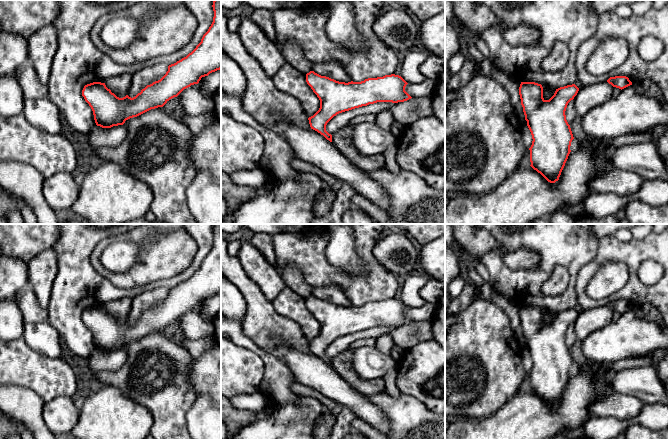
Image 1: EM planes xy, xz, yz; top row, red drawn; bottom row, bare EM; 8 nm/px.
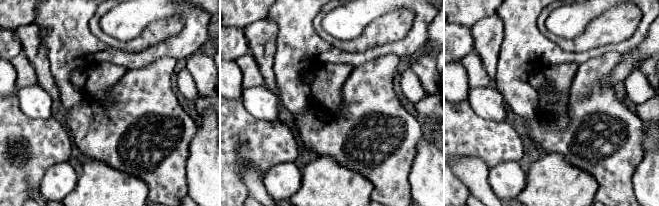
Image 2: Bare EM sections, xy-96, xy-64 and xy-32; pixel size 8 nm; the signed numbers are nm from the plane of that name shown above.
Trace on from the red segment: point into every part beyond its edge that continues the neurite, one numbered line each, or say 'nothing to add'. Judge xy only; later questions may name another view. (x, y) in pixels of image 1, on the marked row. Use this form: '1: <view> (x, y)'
nothing to add

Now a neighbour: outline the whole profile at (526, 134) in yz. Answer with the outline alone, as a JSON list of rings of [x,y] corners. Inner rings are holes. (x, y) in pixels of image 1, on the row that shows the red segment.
[[[522,126],[521,135],[522,135],[523,143],[526,147],[526,149],[529,149],[532,145],[533,139],[532,139],[532,135],[531,135],[531,132],[530,132],[528,126]]]

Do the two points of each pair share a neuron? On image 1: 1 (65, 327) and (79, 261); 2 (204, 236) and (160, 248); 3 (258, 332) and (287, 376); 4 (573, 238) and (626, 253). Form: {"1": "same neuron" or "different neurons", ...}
{"1": "same neuron", "2": "different neurons", "3": "different neurons", "4": "different neurons"}

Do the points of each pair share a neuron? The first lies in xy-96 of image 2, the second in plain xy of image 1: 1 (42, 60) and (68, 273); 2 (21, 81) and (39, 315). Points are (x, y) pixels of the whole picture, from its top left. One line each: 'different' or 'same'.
1: different
2: same

